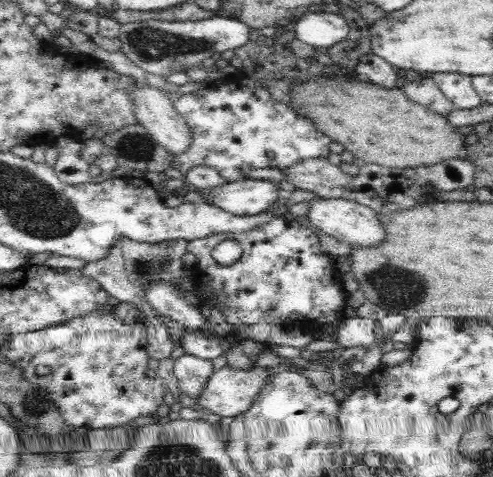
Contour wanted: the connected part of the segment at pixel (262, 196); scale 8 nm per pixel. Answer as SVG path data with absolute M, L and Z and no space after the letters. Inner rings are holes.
M241 179L236 182L225 182L219 187L210 189L205 196L205 202L214 205L235 216L254 216L264 210L268 210L278 195L282 192L278 189L278 184L266 180Z

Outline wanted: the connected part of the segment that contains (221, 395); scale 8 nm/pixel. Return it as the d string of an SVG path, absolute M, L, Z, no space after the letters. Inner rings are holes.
M228 365L215 370L195 398L206 412L216 416L233 416L246 412L271 375L264 367L234 370Z

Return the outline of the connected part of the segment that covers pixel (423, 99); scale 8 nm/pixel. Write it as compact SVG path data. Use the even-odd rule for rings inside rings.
M422 77L418 81L406 81L402 89L412 102L421 104L438 114L446 116L454 110L452 102L442 94L438 85L429 77Z

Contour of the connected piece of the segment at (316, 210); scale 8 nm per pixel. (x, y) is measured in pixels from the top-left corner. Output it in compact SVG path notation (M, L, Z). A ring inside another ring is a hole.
M316 198L310 202L310 210L305 218L316 228L320 228L321 232L336 238L336 240L350 245L352 248L355 246L370 247L368 244L378 244L380 240L384 240L384 229L382 223L378 219L378 213L374 213L372 209L348 199L323 199Z

